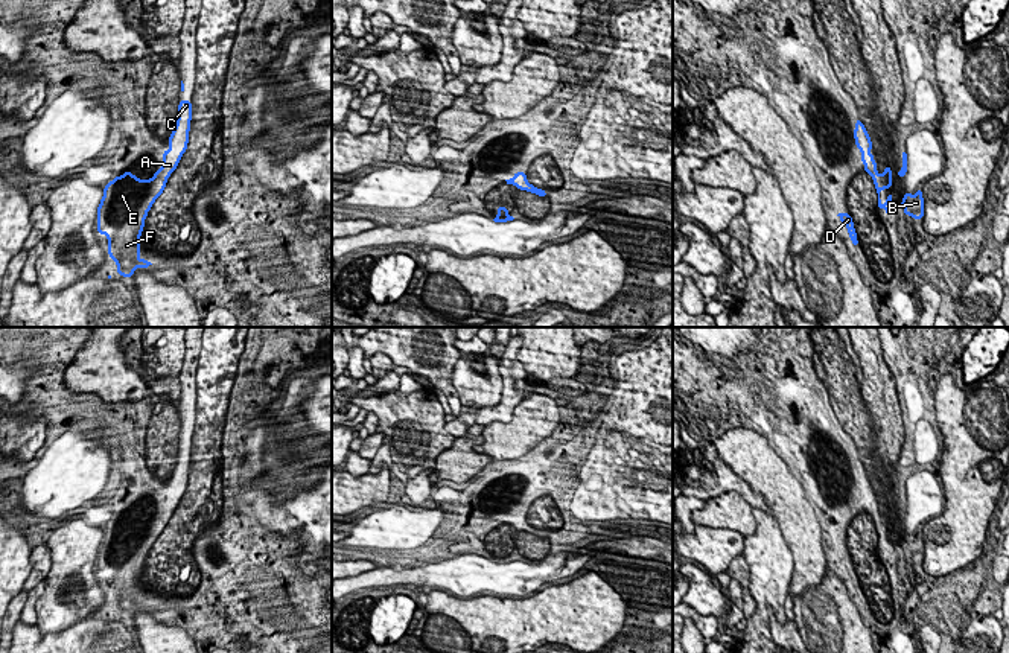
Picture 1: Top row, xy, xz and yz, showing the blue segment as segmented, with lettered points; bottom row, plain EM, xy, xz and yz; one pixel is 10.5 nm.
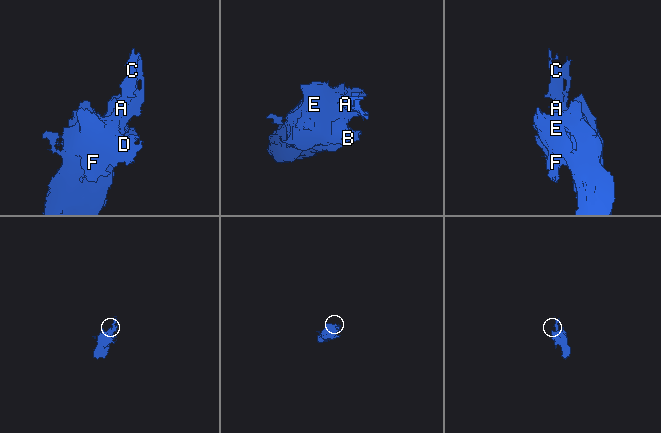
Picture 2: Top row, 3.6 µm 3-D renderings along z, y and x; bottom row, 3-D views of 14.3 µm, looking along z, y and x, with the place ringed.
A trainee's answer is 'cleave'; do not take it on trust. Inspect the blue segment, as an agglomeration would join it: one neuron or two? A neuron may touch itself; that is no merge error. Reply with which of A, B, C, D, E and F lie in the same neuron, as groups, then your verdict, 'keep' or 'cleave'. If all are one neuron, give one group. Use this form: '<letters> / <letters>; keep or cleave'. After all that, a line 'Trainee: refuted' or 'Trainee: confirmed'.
A B C D E F; keep
Trainee: refuted

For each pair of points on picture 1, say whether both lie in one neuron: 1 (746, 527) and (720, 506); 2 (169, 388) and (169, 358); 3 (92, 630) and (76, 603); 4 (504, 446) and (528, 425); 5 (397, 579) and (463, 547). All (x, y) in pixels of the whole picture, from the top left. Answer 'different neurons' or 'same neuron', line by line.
1: same neuron
2: same neuron
3: different neurons
4: same neuron
5: different neurons

